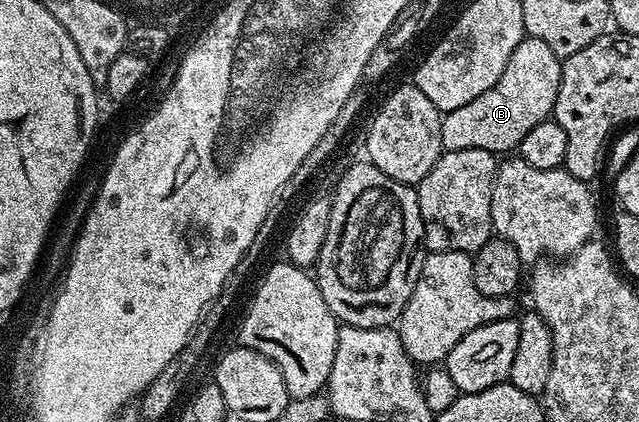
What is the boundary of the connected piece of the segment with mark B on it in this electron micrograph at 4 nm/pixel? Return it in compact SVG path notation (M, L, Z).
M525 36L519 47L511 51L511 59L507 59L507 67L503 67L503 75L499 75L495 87L471 99L471 103L463 103L463 107L455 107L455 111L442 116L442 150L482 149L494 155L512 154L523 135L527 135L535 123L550 120L559 95L561 62L562 58L557 57L547 43Z

